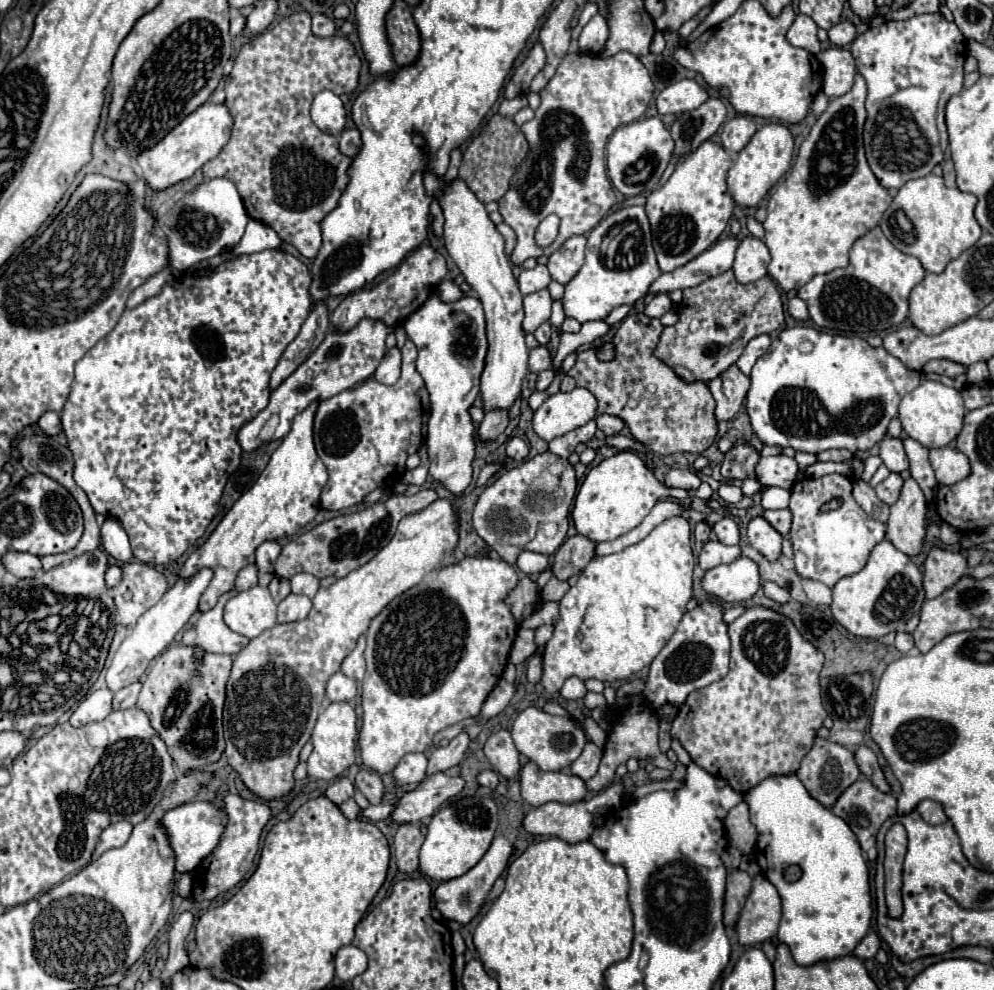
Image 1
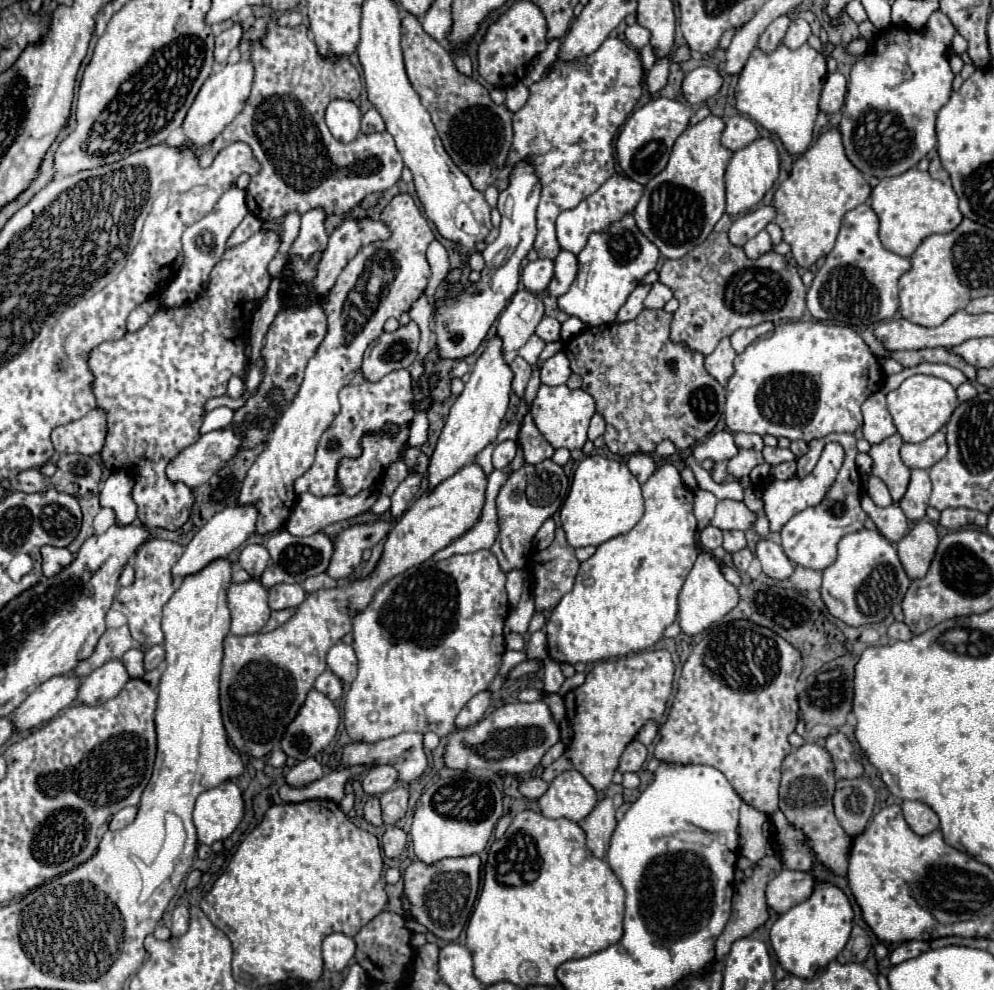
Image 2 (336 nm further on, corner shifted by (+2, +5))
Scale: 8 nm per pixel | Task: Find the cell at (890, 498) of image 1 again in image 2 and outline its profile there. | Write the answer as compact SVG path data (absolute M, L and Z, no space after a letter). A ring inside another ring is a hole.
M871 476L869 478L869 486L867 486L867 494L869 498L877 504L877 506L891 506L893 504L893 498L889 494L889 488L885 486L883 480Z

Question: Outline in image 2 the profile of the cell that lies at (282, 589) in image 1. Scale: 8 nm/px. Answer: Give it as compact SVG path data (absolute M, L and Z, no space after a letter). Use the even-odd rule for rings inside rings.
M281 528L279 532L275 532L269 540L267 540L267 550L271 554L271 560L269 560L269 566L267 570L263 572L261 576L261 584L265 588L271 588L275 584L281 584L281 582L297 582L301 584L305 578L309 576L317 576L321 572L327 570L329 566L329 560L333 556L333 542L327 534L323 532L315 532L311 536L303 536L303 538L297 538L293 534L287 532L287 528Z

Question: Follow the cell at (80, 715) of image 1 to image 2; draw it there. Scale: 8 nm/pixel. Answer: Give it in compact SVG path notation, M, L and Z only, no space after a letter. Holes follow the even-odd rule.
M109 660L93 670L79 686L77 700L87 706L99 706L109 698L115 698L131 676L127 674L121 660Z

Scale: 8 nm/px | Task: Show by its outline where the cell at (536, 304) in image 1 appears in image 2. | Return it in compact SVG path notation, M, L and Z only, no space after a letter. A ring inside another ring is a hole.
M529 290L515 292L497 318L497 336L503 340L503 352L519 350L531 338L543 314L545 308L537 294Z

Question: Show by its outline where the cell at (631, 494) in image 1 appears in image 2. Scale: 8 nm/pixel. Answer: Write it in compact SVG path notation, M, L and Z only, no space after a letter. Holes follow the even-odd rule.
M585 456L571 482L569 496L561 508L561 526L565 530L567 542L573 548L599 546L619 534L629 532L643 516L643 496L641 484L629 468L617 460L603 456Z

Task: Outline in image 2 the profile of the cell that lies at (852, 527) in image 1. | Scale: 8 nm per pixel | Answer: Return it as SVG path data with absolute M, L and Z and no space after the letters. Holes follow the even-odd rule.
M827 434L825 438L819 440L811 440L809 442L809 450L797 458L797 474L809 474L813 470L813 464L817 462L823 446L827 442L841 442L841 446L845 448L845 462L837 474L837 480L833 482L833 486L829 488L829 492L825 494L825 498L811 508L805 508L803 512L795 514L781 530L781 546L787 554L787 558L799 566L811 568L811 570L825 570L827 566L831 566L837 558L837 542L851 532L857 532L863 528L867 514L861 508L861 476L855 464L855 456L857 456L857 448L855 448L855 436L853 434Z

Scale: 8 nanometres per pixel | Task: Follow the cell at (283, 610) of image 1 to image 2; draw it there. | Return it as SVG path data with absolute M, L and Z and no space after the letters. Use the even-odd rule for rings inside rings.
M277 584L269 588L269 608L271 610L285 610L297 608L305 600L305 590L301 584Z

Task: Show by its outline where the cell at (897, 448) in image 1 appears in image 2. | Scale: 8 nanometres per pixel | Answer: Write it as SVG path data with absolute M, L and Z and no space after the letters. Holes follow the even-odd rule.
M875 392L871 394L863 406L863 436L869 444L877 444L885 438L889 438L889 434L895 434L897 428L893 426L891 414L885 408L885 394L883 392Z

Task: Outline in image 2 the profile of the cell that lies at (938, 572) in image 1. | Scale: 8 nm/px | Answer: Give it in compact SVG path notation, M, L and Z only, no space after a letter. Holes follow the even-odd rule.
M919 520L897 544L897 554L909 578L923 578L937 548L937 530L929 520Z

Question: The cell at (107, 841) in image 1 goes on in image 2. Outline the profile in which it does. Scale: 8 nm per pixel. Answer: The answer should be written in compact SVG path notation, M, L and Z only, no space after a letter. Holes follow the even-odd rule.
M127 806L127 808L119 810L119 812L113 816L113 820L111 820L109 828L111 828L111 830L125 828L127 824L131 824L131 822L133 822L133 818L135 818L135 816L137 816L137 808L135 808L135 806Z

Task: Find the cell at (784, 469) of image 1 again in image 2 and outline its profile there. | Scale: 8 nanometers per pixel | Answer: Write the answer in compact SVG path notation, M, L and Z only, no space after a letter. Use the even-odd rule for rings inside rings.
M739 448L739 454L733 456L729 462L727 462L727 472L733 476L733 478L745 478L749 476L749 472L763 462L763 454L757 452L757 450L745 450L745 448Z

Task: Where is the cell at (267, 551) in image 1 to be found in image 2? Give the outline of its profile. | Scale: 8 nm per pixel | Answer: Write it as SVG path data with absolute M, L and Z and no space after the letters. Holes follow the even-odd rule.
M249 544L249 546L245 546L241 556L239 556L239 566L251 578L259 578L263 574L263 570L267 568L267 562L269 562L269 552L261 544Z

